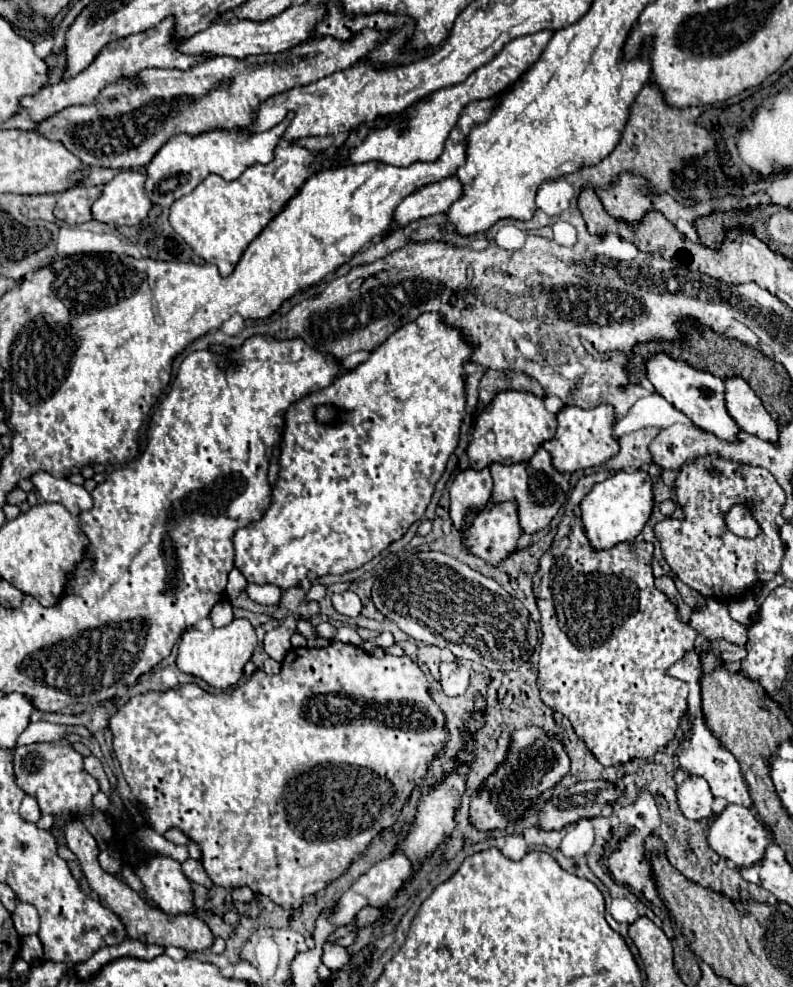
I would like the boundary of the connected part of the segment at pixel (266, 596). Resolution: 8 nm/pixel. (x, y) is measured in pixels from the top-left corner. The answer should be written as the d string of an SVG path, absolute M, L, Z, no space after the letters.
M250 584L250 586L246 588L246 592L248 592L248 596L250 596L254 602L258 602L258 604L266 604L266 606L278 604L280 594L282 594L282 590L280 590L280 588L270 586L270 584L266 584L266 586Z

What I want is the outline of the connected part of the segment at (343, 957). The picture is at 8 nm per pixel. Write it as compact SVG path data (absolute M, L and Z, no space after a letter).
M326 942L324 944L324 954L322 954L322 964L328 966L330 970L340 970L346 962L350 960L346 948L338 946L338 944L332 944L332 942Z

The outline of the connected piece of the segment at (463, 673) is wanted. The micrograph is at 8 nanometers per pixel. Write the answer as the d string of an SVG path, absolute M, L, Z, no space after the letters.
M442 662L440 664L440 684L446 696L458 696L464 694L468 688L468 670L456 662Z

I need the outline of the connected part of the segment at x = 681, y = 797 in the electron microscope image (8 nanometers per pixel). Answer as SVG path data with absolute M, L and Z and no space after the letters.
M688 776L678 788L678 806L680 812L690 820L704 820L712 814L714 796L708 788L708 782L700 776Z

